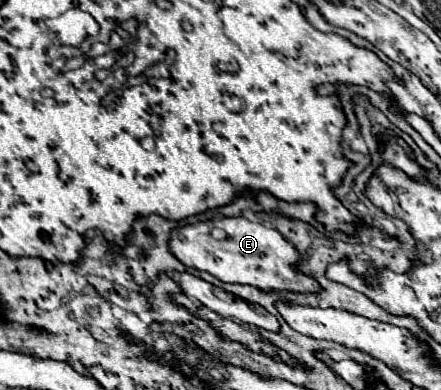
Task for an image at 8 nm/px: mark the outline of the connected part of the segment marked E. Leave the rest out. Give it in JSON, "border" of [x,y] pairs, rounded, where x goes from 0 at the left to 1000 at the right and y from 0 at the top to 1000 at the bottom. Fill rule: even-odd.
{"border":[[[506,556],[492,567],[451,567],[438,577],[397,582],[383,603],[383,644],[420,685],[469,695],[506,726],[556,726],[601,746],[723,746],[723,726],[669,685],[678,674],[678,649],[669,633],[651,623],[628,587],[556,556]]]}

